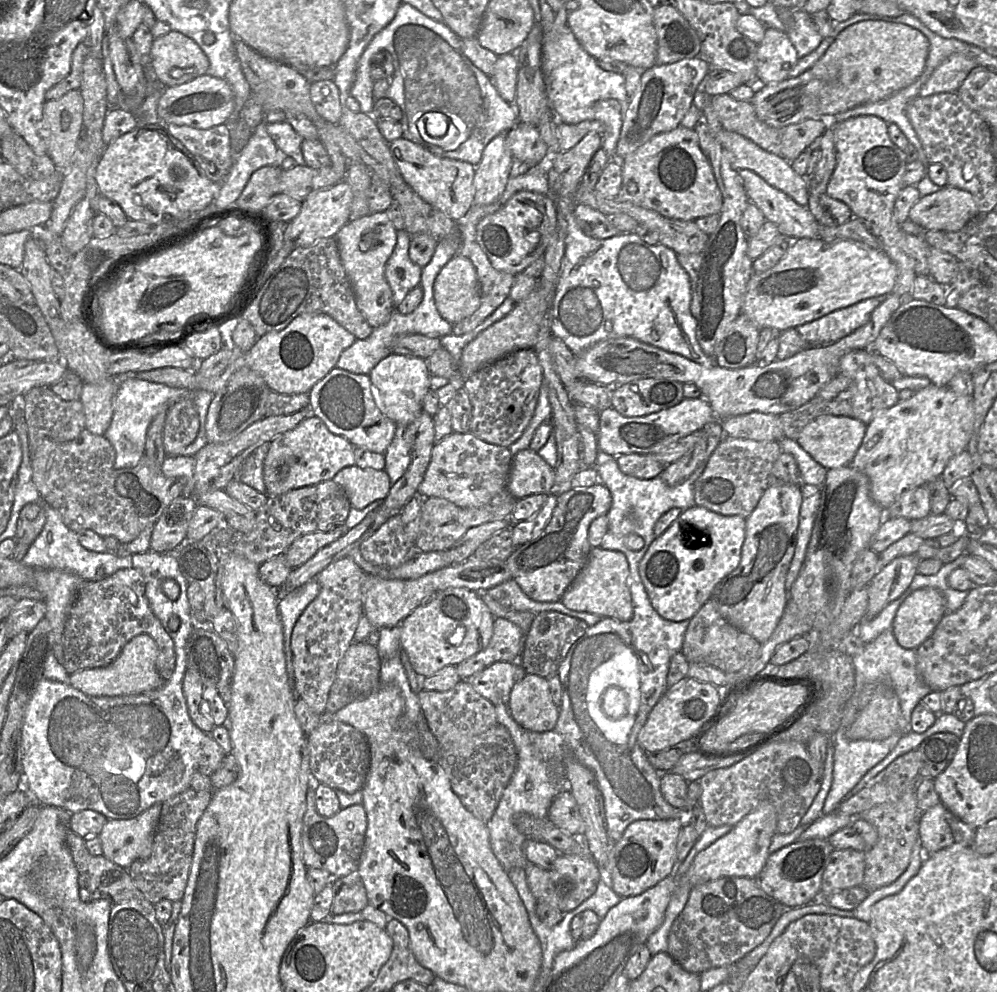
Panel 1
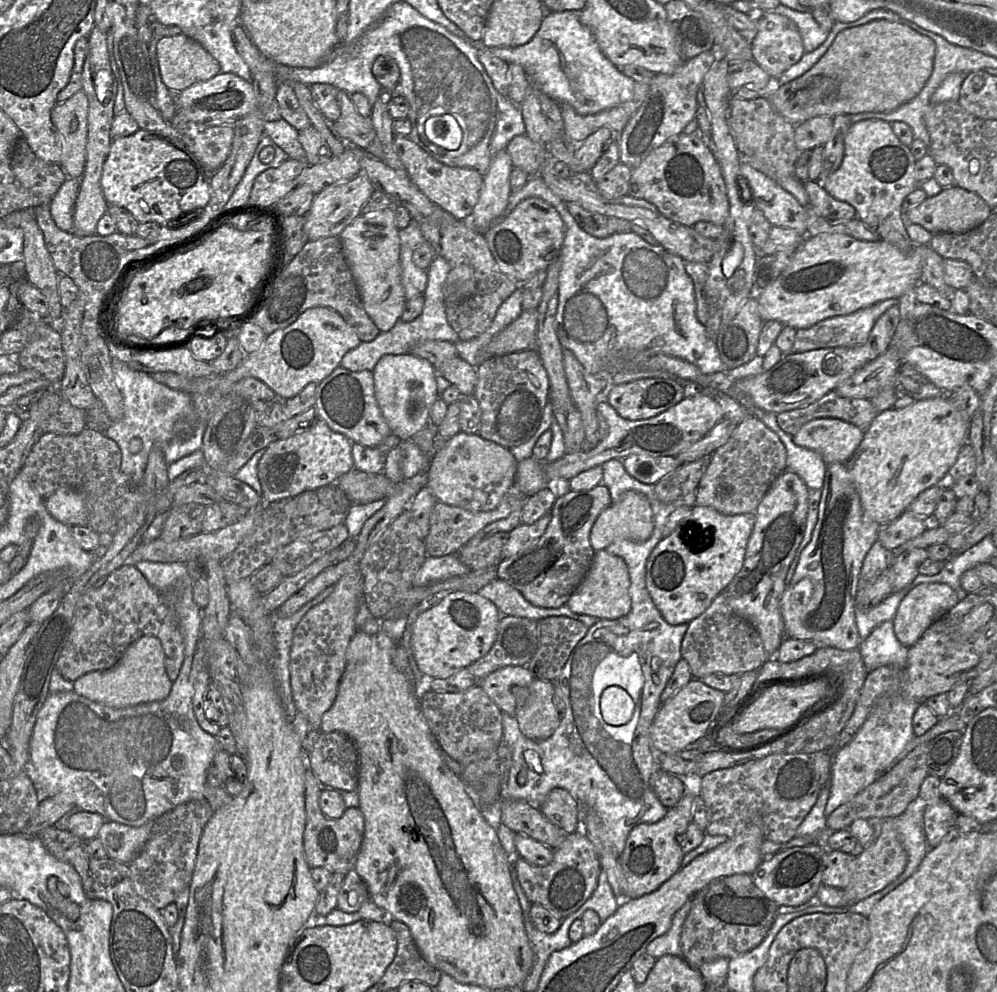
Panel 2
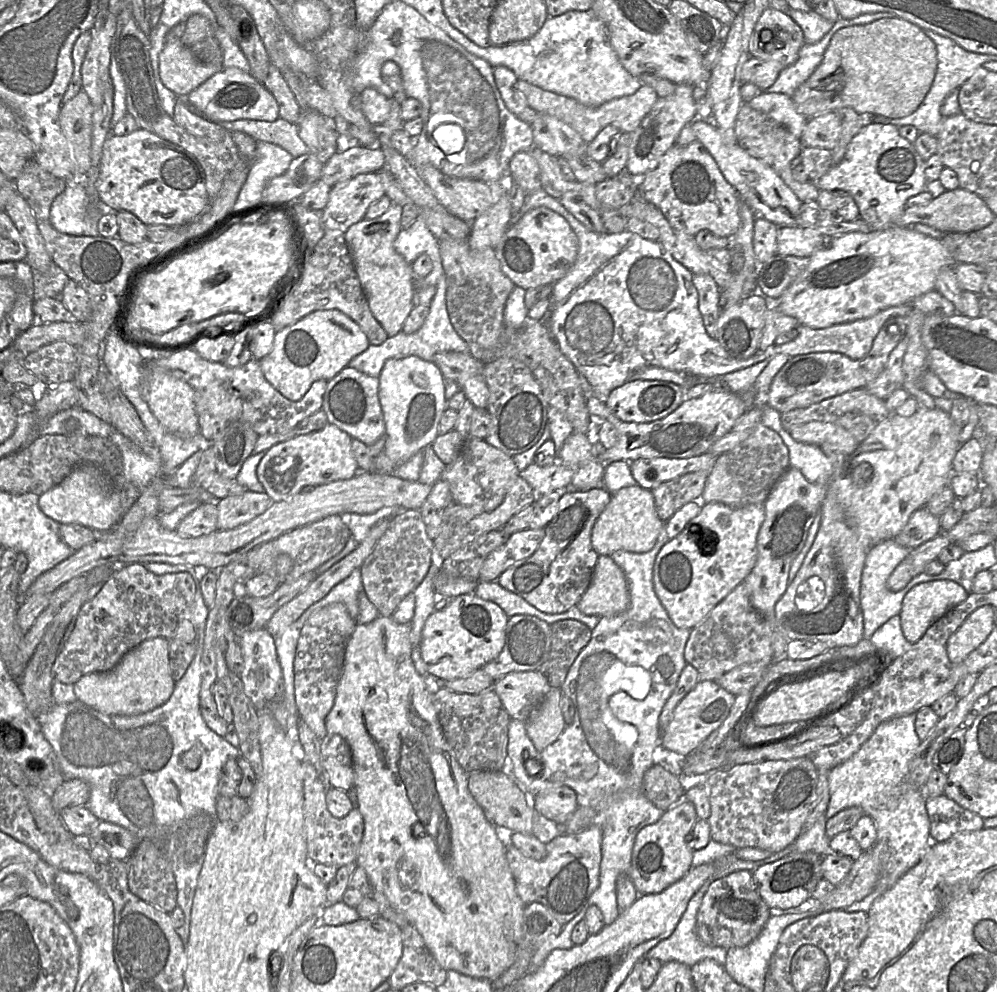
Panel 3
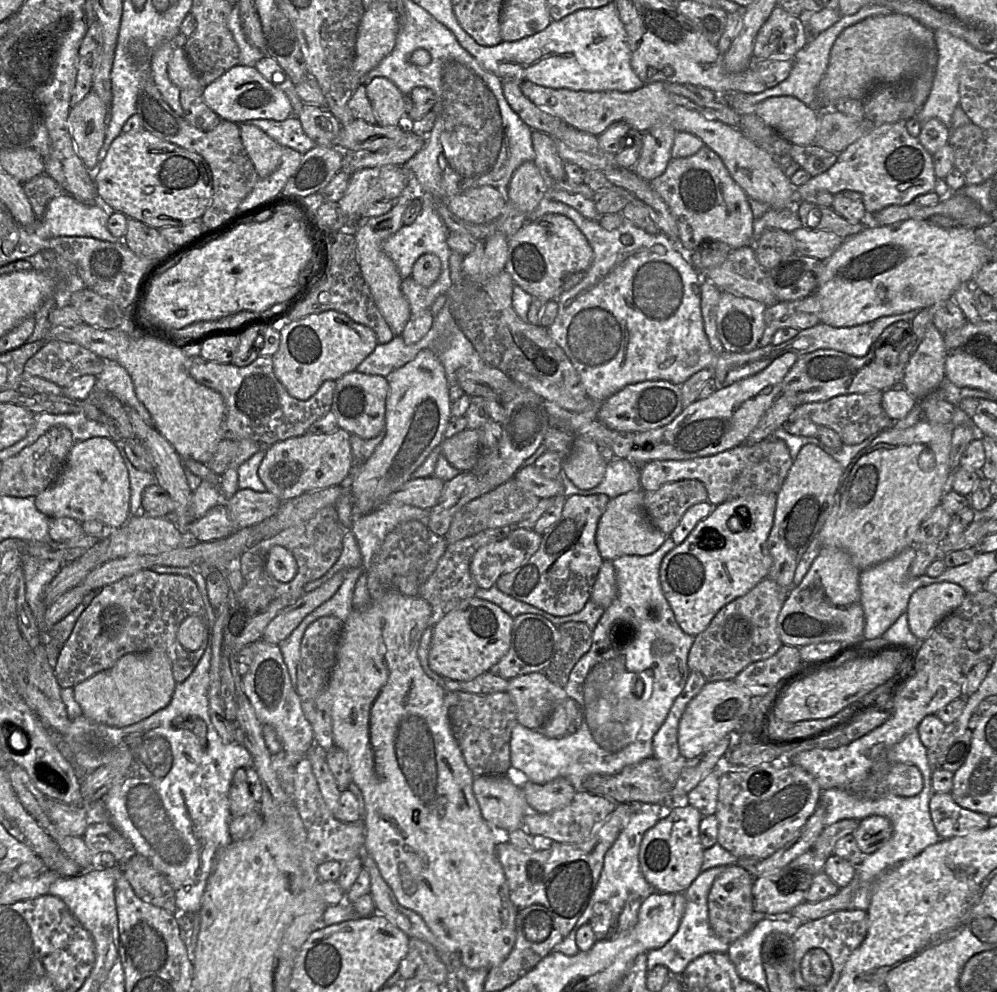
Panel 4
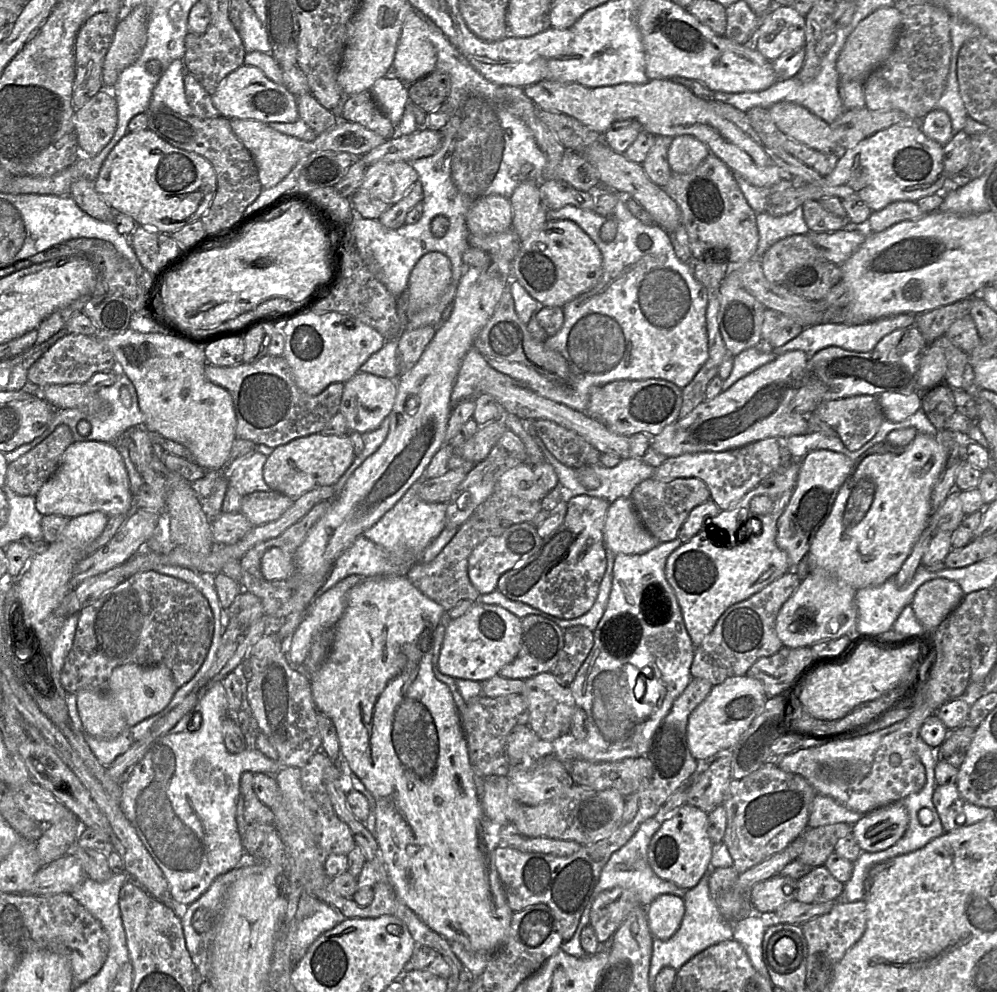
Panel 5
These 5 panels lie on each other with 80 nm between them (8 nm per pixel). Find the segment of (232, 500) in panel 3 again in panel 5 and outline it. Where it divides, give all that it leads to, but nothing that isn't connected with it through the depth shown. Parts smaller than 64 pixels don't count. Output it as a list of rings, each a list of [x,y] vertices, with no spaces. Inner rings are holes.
[[[273,490],[257,491],[242,496],[240,512],[253,526],[262,525],[280,518],[293,501],[293,498]]]

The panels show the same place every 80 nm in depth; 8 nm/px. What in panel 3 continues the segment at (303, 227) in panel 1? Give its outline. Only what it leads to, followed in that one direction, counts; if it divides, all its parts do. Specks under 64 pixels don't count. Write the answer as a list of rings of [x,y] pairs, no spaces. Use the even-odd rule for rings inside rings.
[[[378,172],[358,174],[331,187],[322,222],[326,231],[345,232],[364,218],[369,205],[385,195]]]

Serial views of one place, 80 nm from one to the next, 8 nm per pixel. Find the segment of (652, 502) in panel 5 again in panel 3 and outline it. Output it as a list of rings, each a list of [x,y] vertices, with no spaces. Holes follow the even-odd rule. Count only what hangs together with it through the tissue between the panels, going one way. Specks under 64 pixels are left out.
[[[702,471],[687,473],[651,490],[658,517],[667,522],[685,504],[700,500],[708,475]]]

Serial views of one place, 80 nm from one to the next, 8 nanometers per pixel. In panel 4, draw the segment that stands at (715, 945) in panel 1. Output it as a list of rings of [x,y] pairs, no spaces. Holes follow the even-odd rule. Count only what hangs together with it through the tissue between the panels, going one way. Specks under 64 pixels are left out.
[[[733,864],[728,866],[712,884],[708,895],[709,922],[713,932],[729,945],[744,936],[758,921],[769,915],[755,910],[752,894],[754,880],[755,877],[749,870]]]

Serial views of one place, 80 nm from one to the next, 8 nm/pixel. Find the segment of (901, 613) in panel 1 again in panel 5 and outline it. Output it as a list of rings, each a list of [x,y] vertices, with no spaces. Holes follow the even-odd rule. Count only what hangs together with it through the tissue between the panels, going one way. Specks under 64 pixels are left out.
[[[936,578],[922,584],[915,592],[911,602],[912,609],[925,632],[921,635],[926,638],[958,607],[965,594],[960,585],[949,579]]]

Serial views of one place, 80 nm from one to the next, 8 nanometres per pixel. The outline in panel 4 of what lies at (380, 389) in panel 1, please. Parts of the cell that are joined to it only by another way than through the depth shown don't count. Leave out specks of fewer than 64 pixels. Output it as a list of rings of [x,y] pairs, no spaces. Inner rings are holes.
[[[432,350],[420,351],[412,361],[392,371],[386,380],[389,385],[385,411],[386,434],[351,481],[353,517],[377,509],[392,493],[412,479],[416,469],[441,445],[451,417],[449,382],[444,367]]]

